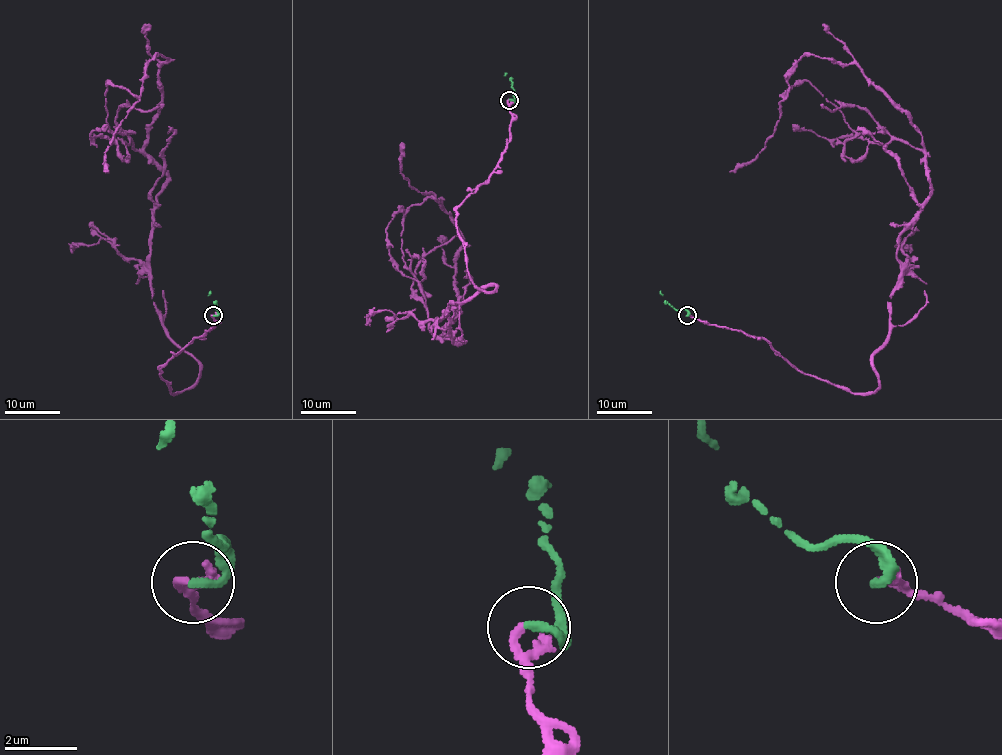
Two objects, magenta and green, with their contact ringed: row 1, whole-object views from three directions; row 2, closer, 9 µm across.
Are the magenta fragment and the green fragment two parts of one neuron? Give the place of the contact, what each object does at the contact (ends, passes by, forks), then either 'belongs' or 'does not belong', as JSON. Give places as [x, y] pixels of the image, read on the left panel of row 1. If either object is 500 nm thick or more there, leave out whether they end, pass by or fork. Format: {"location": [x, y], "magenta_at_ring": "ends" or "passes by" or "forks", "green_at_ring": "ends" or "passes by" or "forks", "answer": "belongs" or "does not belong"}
{"location": [213, 315], "magenta_at_ring": "ends", "green_at_ring": "ends", "answer": "belongs"}

